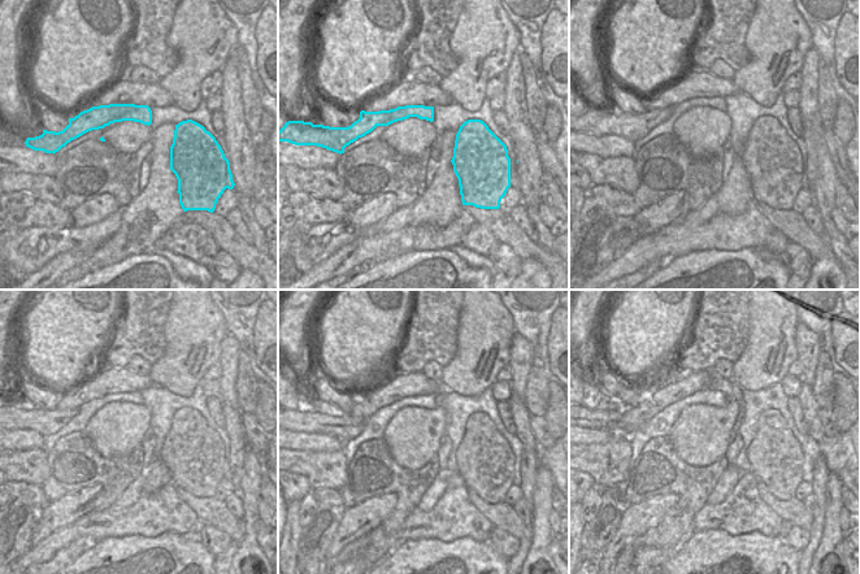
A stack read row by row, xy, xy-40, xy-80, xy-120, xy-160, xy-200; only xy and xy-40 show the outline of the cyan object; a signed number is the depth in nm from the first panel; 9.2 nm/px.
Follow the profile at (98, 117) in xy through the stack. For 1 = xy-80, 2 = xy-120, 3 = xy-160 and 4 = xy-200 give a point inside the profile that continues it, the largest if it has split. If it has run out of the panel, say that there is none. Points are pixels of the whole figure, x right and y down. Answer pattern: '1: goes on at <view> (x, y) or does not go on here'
1: goes on at xy-80 (599, 125)
2: goes on at xy-120 (14, 418)
3: goes on at xy-160 (341, 426)
4: goes on at xy-200 (595, 418)

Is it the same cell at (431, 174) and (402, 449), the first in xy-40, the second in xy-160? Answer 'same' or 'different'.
different

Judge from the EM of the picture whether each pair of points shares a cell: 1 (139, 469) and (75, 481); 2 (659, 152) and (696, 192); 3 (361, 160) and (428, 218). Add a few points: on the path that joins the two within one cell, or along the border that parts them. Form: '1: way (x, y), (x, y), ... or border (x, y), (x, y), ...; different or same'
1: border (91, 481), (69, 473), (56, 487); different
2: way (670, 161), (693, 181); same
3: border (416, 200), (439, 225), (452, 203); different

